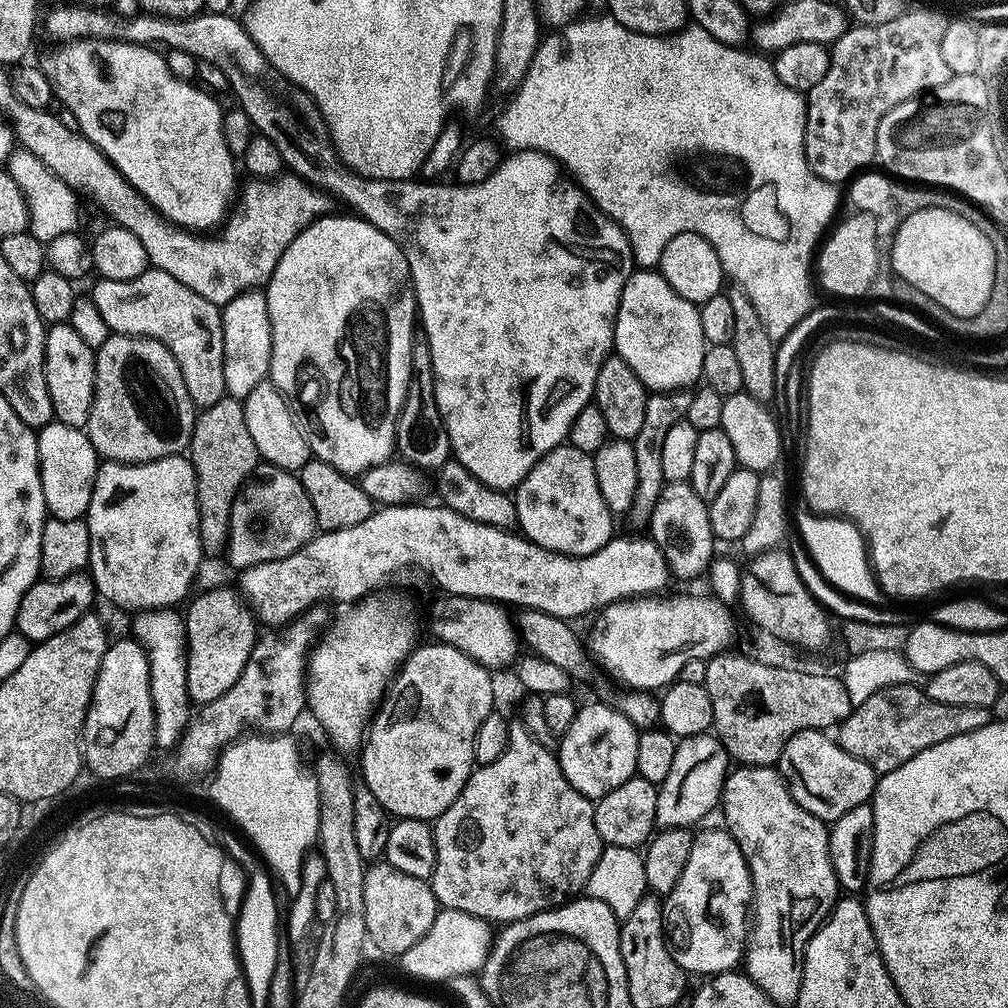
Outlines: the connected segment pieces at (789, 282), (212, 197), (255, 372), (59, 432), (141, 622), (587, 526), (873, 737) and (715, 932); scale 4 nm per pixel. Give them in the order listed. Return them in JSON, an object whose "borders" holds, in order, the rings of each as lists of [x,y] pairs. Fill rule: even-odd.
{"borders":[[[[608,14],[588,19],[581,18],[562,30],[548,34],[552,36],[543,37],[522,81],[524,96],[516,94],[511,97],[516,108],[511,108],[508,103],[503,105],[508,111],[508,139],[504,144],[507,145],[512,140],[524,140],[524,150],[535,150],[551,156],[561,165],[563,171],[584,189],[585,196],[593,205],[624,231],[628,244],[632,247],[633,261],[641,269],[655,269],[660,263],[666,242],[678,234],[693,232],[706,238],[710,246],[714,246],[718,262],[722,262],[725,277],[743,286],[746,294],[750,294],[754,310],[758,310],[770,338],[777,342],[786,339],[794,326],[798,326],[798,322],[802,322],[802,318],[806,318],[814,307],[814,253],[826,229],[833,223],[842,200],[841,193],[836,193],[839,192],[837,185],[820,180],[808,166],[804,153],[804,127],[808,117],[805,97],[790,90],[790,86],[782,86],[778,74],[772,68],[772,60],[767,55],[757,54],[755,51],[743,52],[743,47],[718,42],[694,22],[681,28],[679,32],[666,36],[647,36],[641,32],[632,32]],[[524,108],[532,108],[532,116],[524,116]],[[516,116],[524,116],[524,132],[516,132]]],[[[81,40],[77,44],[67,45],[58,56],[54,57],[46,67],[46,75],[52,83],[52,90],[57,101],[63,107],[68,108],[74,117],[77,118],[79,131],[94,146],[98,146],[100,153],[112,163],[112,167],[124,176],[124,180],[133,188],[139,196],[144,197],[161,217],[168,223],[183,230],[198,230],[194,228],[212,228],[216,223],[223,221],[229,215],[234,201],[238,196],[238,184],[236,188],[236,166],[238,170],[237,157],[232,155],[230,146],[226,144],[226,134],[224,133],[225,109],[220,108],[220,104],[213,93],[197,86],[192,80],[183,80],[176,77],[167,65],[165,57],[161,55],[155,47],[142,44],[122,44],[119,41],[93,41]]],[[[249,290],[238,294],[230,303],[223,305],[220,313],[224,331],[224,373],[226,374],[226,393],[235,400],[243,401],[244,397],[254,390],[263,380],[269,379],[272,367],[272,327],[268,298],[263,291]]],[[[53,422],[39,429],[36,445],[40,455],[40,481],[47,515],[54,520],[87,517],[98,467],[98,457],[87,431]]],[[[144,610],[133,622],[135,639],[148,651],[152,709],[156,715],[155,747],[175,749],[183,741],[188,723],[194,715],[192,699],[188,697],[188,638],[186,620],[176,610]]],[[[565,442],[550,450],[514,489],[519,531],[551,552],[562,556],[593,556],[613,539],[614,514],[598,490],[598,477],[589,453]]],[[[896,684],[893,688],[881,687],[880,692],[872,694],[866,702],[853,707],[852,712],[838,725],[838,742],[850,754],[862,758],[873,772],[883,774],[890,770],[898,770],[914,754],[922,754],[930,746],[938,746],[938,742],[946,742],[946,738],[958,738],[958,734],[970,734],[990,723],[989,709],[978,706],[946,706],[946,702],[934,702],[928,697],[923,687],[915,688],[912,684]]],[[[704,832],[697,835],[692,842],[690,858],[686,858],[686,866],[682,870],[682,878],[670,893],[670,901],[680,911],[684,924],[688,929],[680,928],[676,932],[676,940],[686,947],[675,953],[676,965],[683,968],[685,973],[697,972],[700,978],[711,978],[718,972],[731,972],[736,964],[745,959],[746,945],[750,935],[750,905],[753,903],[752,875],[748,872],[748,864],[744,860],[742,850],[732,833]]]]}

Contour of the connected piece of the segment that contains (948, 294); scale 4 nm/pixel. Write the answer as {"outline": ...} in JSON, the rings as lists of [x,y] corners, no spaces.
{"outline":[[[945,208],[920,209],[911,214],[896,229],[890,247],[892,268],[901,276],[905,284],[916,287],[939,306],[956,316],[976,316],[986,306],[994,286],[996,273],[996,255],[990,242],[988,232],[974,222],[970,222],[962,214],[954,214]]]}

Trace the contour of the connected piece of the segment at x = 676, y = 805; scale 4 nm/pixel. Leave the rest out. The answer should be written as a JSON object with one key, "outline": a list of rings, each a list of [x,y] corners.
{"outline":[[[707,731],[683,737],[674,750],[670,774],[658,785],[656,793],[656,828],[691,829],[703,816],[717,811],[724,791],[724,778],[730,771],[730,757],[724,745]]]}

